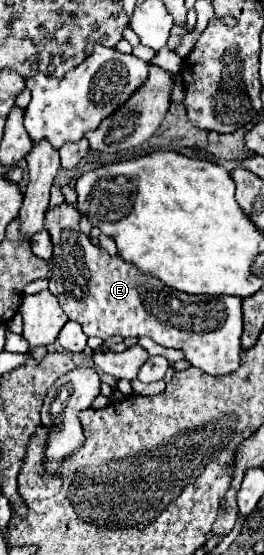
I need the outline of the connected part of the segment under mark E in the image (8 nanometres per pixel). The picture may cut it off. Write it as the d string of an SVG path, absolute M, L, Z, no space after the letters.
M61 204L59 208L47 210L45 214L45 228L49 230L55 246L49 290L57 296L69 320L79 322L87 336L97 336L101 340L107 340L117 334L123 338L149 336L159 346L181 350L191 366L211 376L223 376L239 368L239 342L243 334L243 312L239 310L239 302L243 300L239 300L239 296L191 296L173 290L165 286L159 278L151 274L141 274L135 264L125 262L119 256L109 256L107 250L103 250L101 246L93 246L91 240L79 230L79 218L81 214L69 204Z

